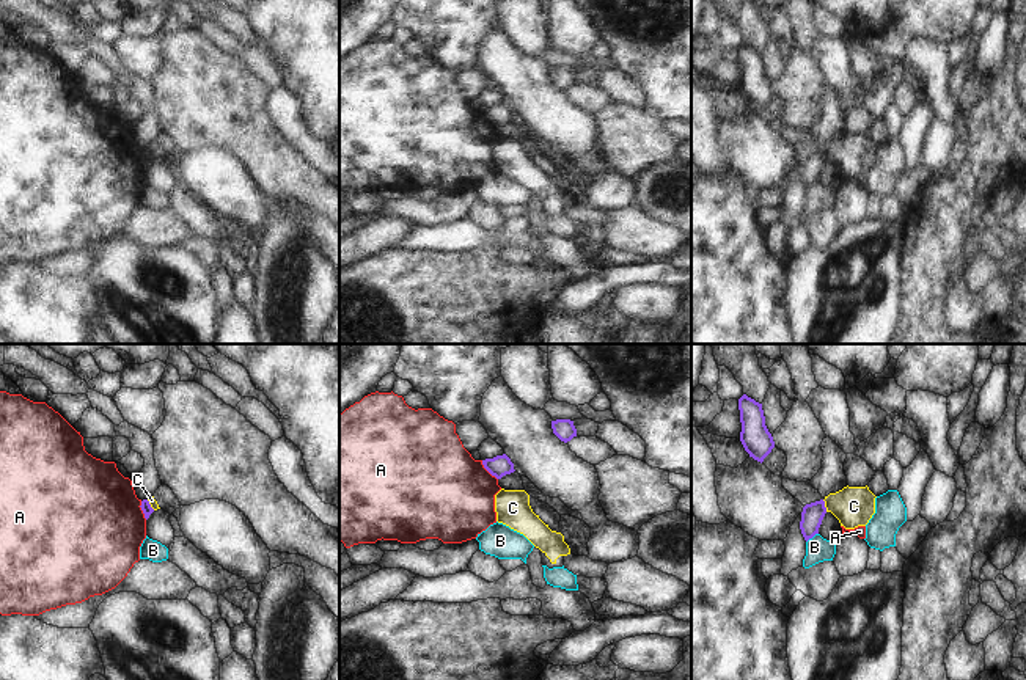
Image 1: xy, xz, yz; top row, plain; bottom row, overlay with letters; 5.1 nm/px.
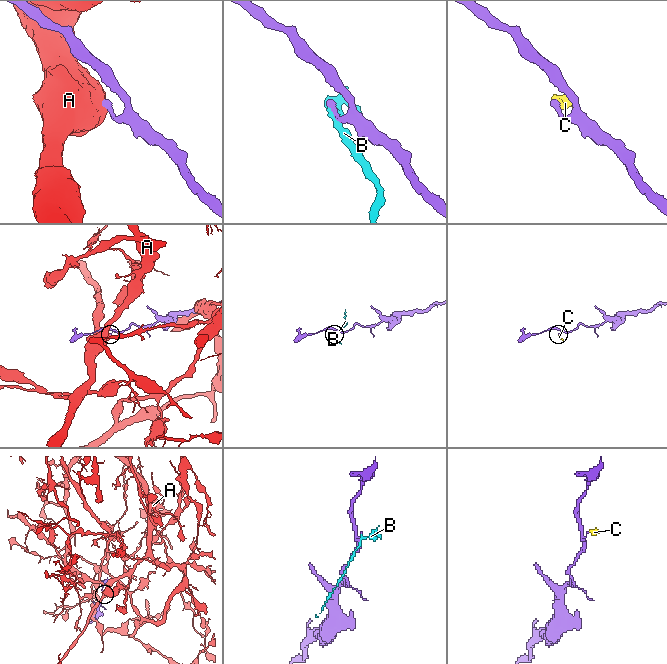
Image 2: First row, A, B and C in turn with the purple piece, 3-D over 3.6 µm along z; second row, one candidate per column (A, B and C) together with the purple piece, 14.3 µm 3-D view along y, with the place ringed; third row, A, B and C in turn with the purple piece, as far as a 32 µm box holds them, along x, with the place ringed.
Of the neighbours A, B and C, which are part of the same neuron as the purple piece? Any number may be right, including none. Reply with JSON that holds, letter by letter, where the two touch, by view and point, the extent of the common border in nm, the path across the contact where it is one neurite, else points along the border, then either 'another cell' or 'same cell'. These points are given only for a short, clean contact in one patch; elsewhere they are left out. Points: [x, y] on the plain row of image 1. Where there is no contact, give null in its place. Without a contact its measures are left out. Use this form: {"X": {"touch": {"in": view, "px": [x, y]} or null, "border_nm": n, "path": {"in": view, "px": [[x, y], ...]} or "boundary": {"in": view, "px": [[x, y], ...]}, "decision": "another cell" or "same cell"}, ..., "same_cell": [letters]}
{"A": {"touch": {"in": "xz", "px": [487, 118]}, "border_nm": 130, "boundary": {"in": "xz", "px": [[481, 109], [497, 127]]}, "decision": "another cell"}, "B": {"touch": {"in": "yz", "px": [811, 186]}, "border_nm": 80, "boundary": {"in": "yz", "px": [[817, 181], [806, 190]]}, "decision": "another cell"}, "C": {"touch": {"in": "yz", "px": [824, 154]}, "border_nm": 70, "boundary": {"in": "yz", "px": [[822, 148], [827, 159]]}, "decision": "another cell"}, "same_cell": []}

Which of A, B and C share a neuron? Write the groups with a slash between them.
A / B / C

